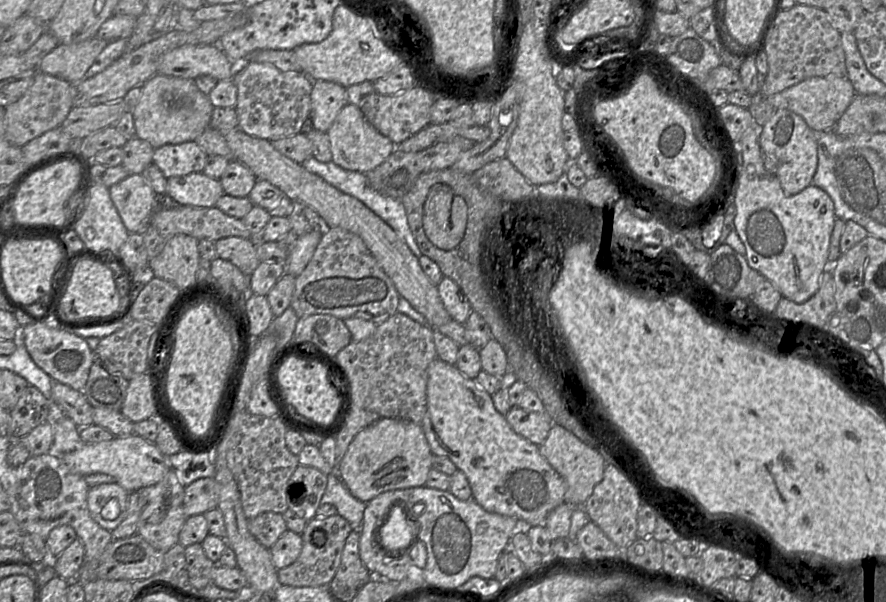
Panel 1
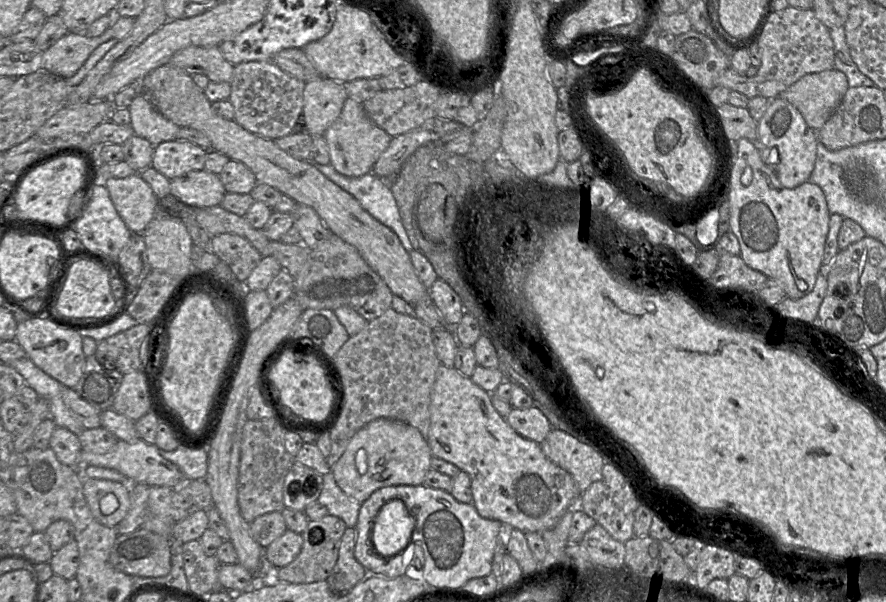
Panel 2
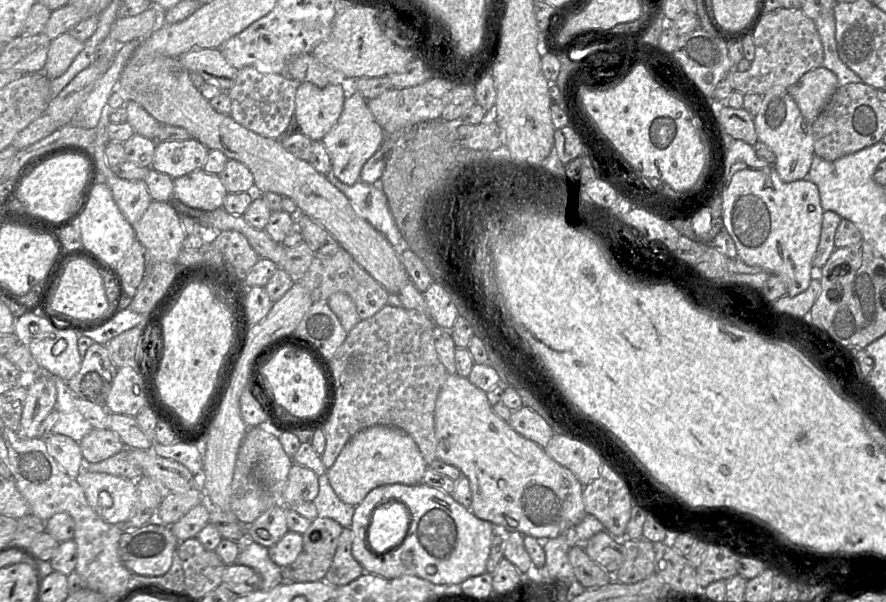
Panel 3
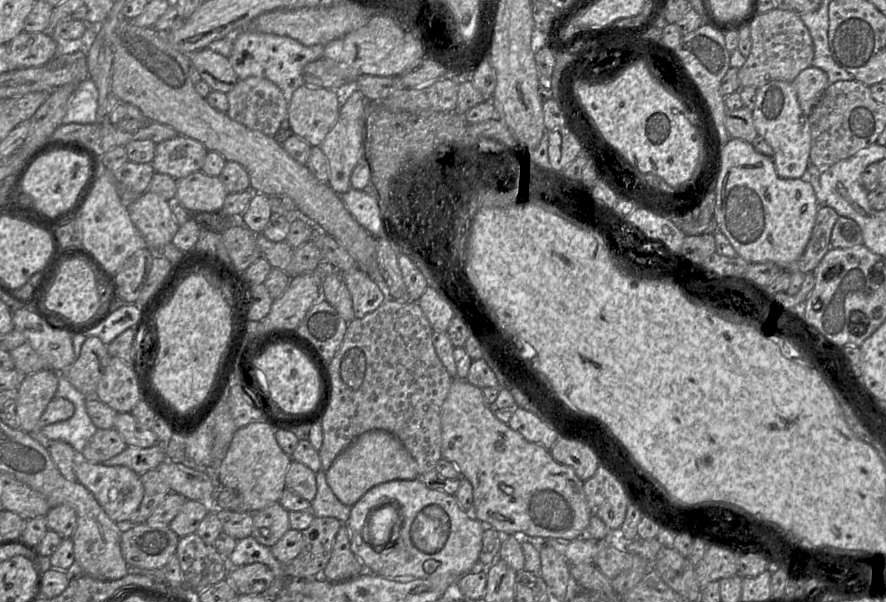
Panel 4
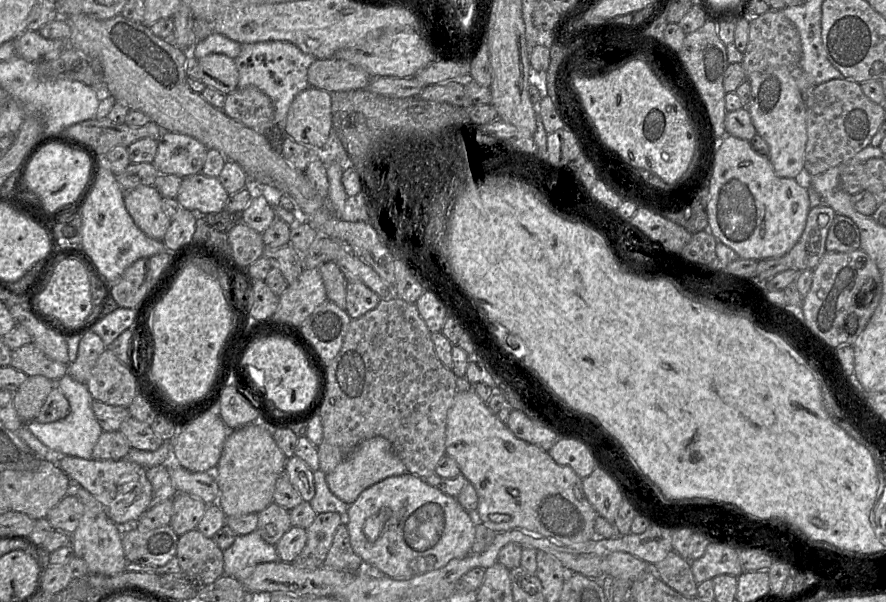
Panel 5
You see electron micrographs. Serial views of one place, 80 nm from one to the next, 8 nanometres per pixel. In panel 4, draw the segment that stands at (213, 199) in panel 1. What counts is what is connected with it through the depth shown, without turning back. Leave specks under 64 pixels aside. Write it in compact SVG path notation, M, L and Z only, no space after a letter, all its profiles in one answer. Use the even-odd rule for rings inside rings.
M198 171L177 181L175 202L189 213L219 212L228 194L219 177Z

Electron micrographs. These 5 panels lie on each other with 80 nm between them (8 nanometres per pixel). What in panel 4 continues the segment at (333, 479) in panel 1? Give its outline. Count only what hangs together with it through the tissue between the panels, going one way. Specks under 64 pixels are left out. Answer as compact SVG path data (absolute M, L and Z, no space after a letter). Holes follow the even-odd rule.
M320 470L316 473L316 486L316 496L311 501L311 512L314 517L333 517L346 524L351 507L341 503L335 496L326 481L325 471Z

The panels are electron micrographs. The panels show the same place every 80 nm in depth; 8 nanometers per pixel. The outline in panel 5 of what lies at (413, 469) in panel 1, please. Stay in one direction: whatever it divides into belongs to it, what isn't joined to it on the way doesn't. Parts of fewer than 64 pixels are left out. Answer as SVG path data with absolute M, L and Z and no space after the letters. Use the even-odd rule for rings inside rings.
M375 436L362 441L341 461L335 469L326 475L330 491L340 500L350 505L365 489L391 476L407 473L406 466L395 453L391 443L384 437Z

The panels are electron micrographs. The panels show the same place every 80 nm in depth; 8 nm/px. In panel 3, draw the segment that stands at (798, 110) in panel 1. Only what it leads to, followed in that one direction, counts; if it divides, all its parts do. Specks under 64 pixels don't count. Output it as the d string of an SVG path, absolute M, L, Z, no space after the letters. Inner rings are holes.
M824 66L806 72L787 92L811 125L839 87L837 76Z

